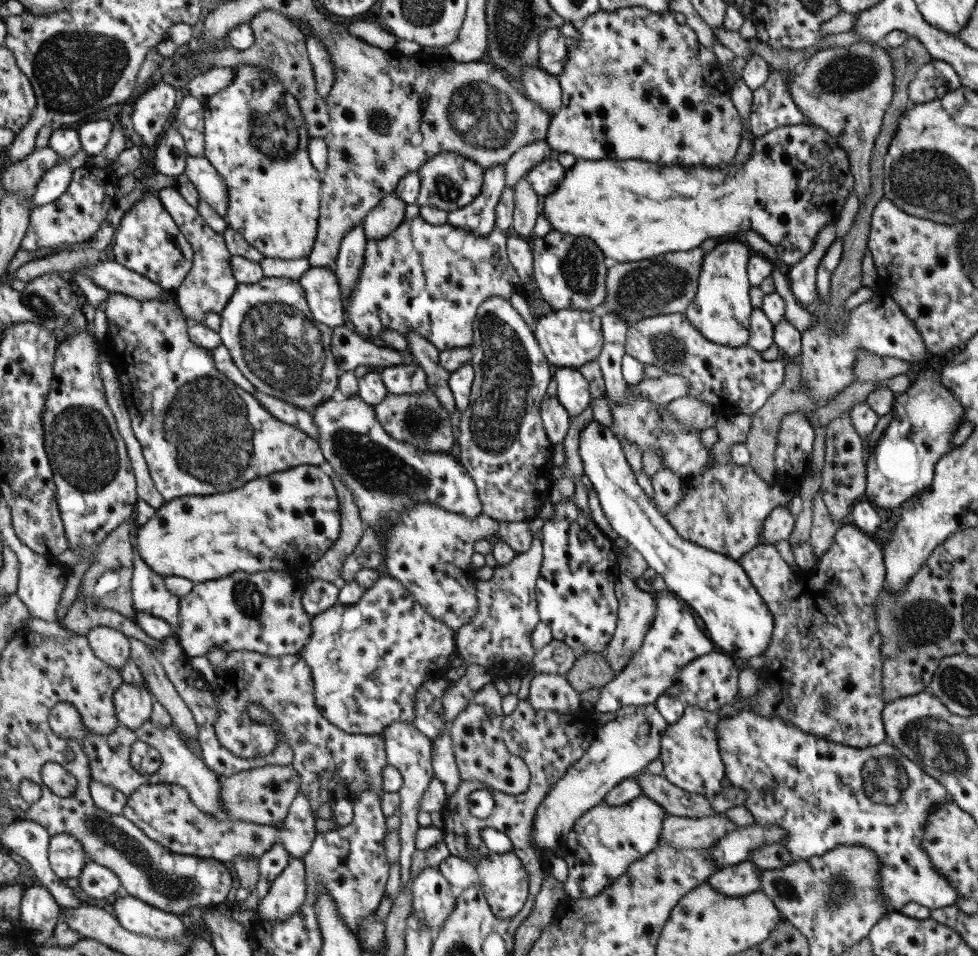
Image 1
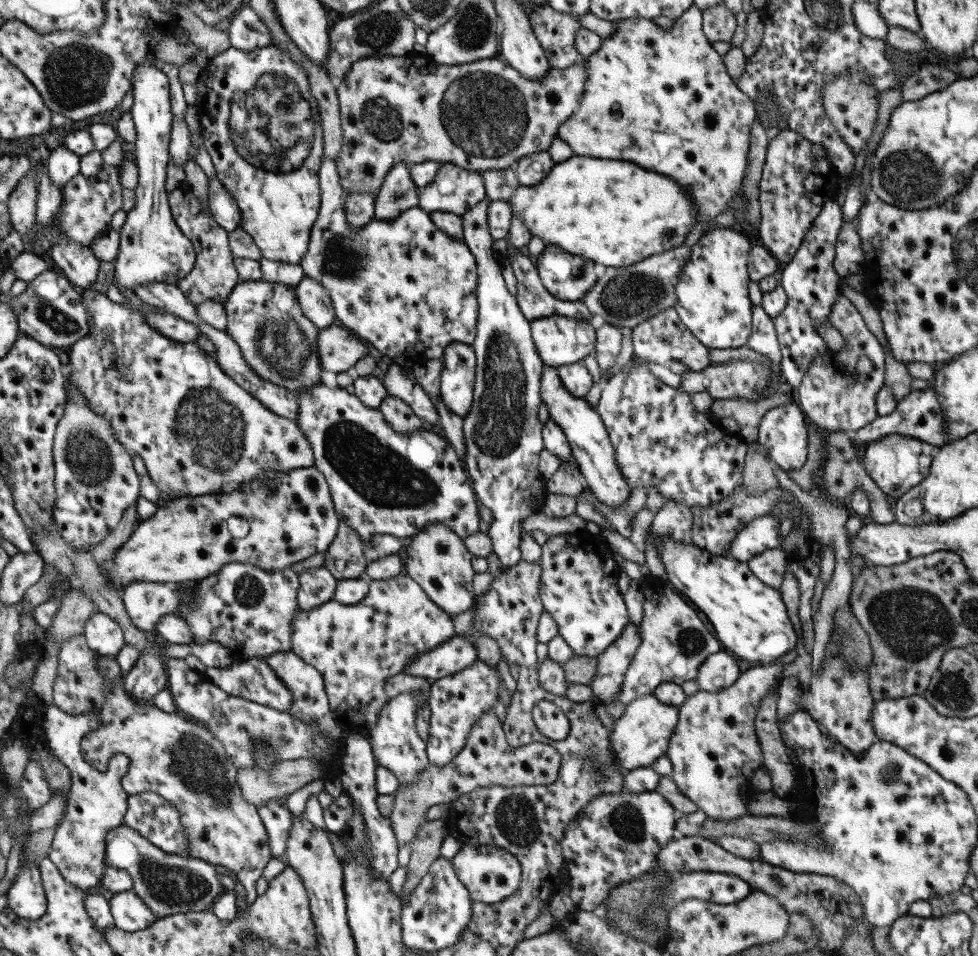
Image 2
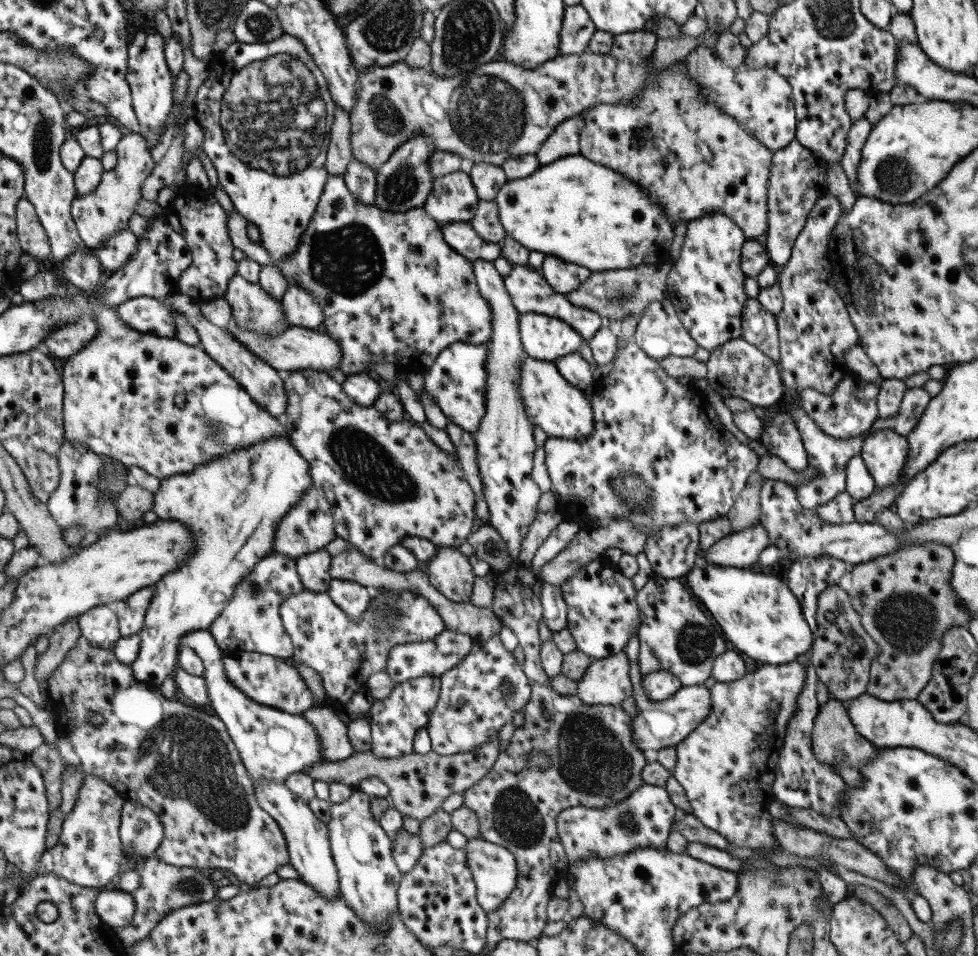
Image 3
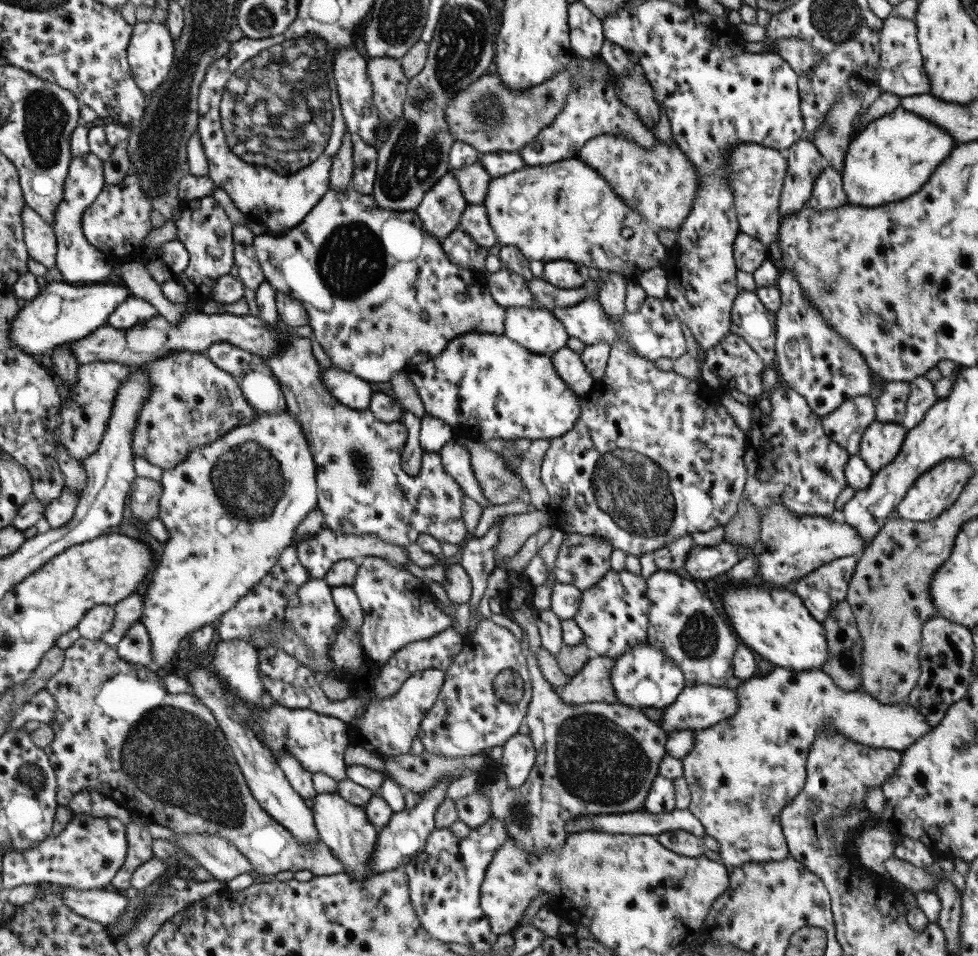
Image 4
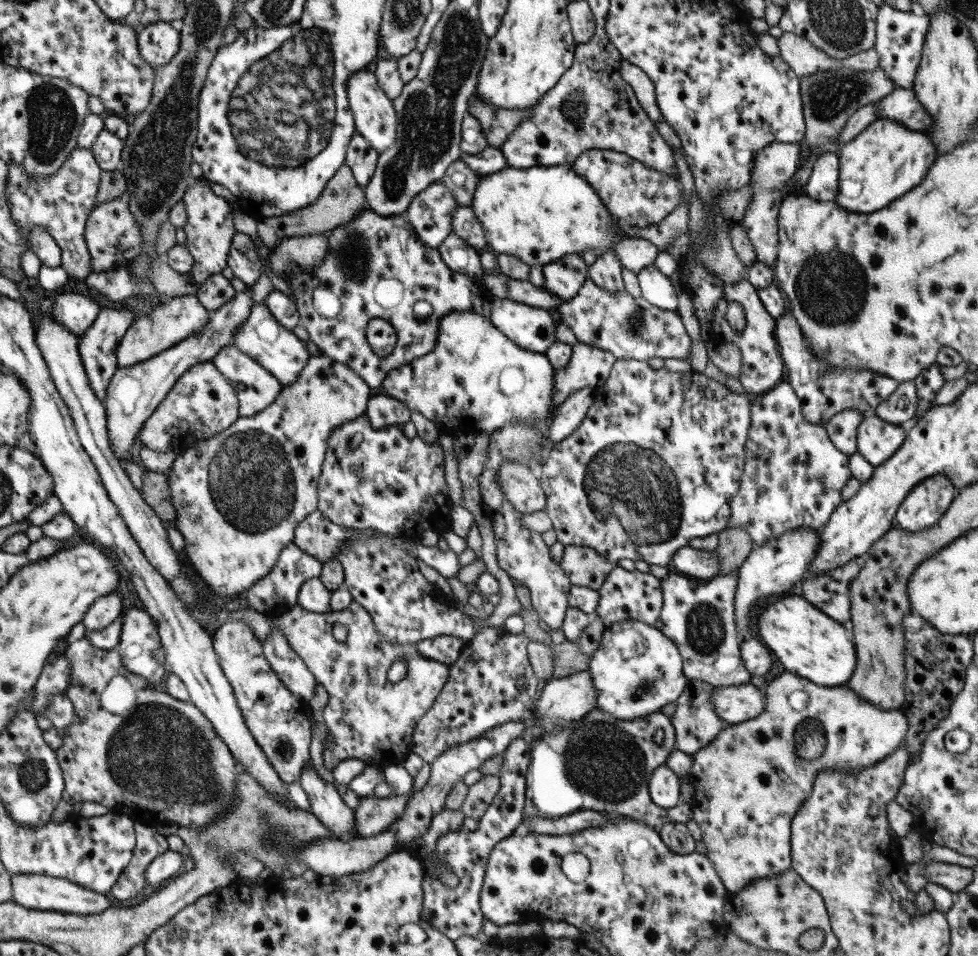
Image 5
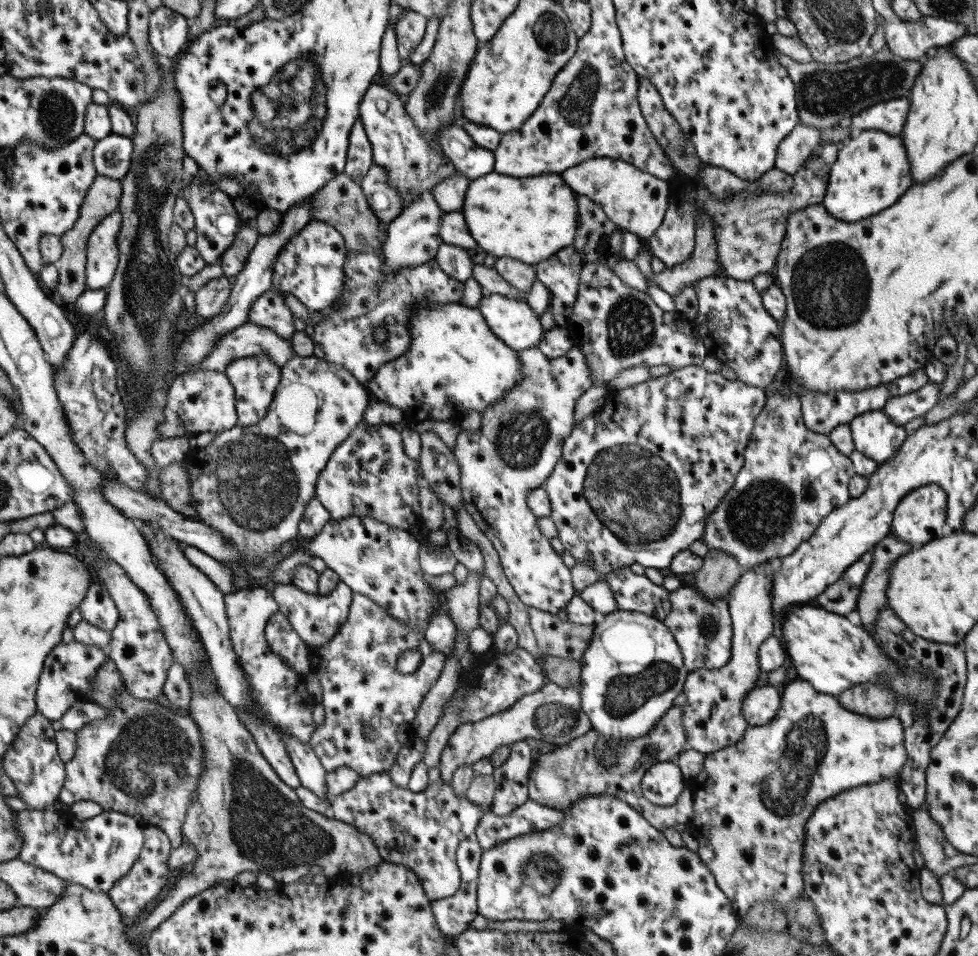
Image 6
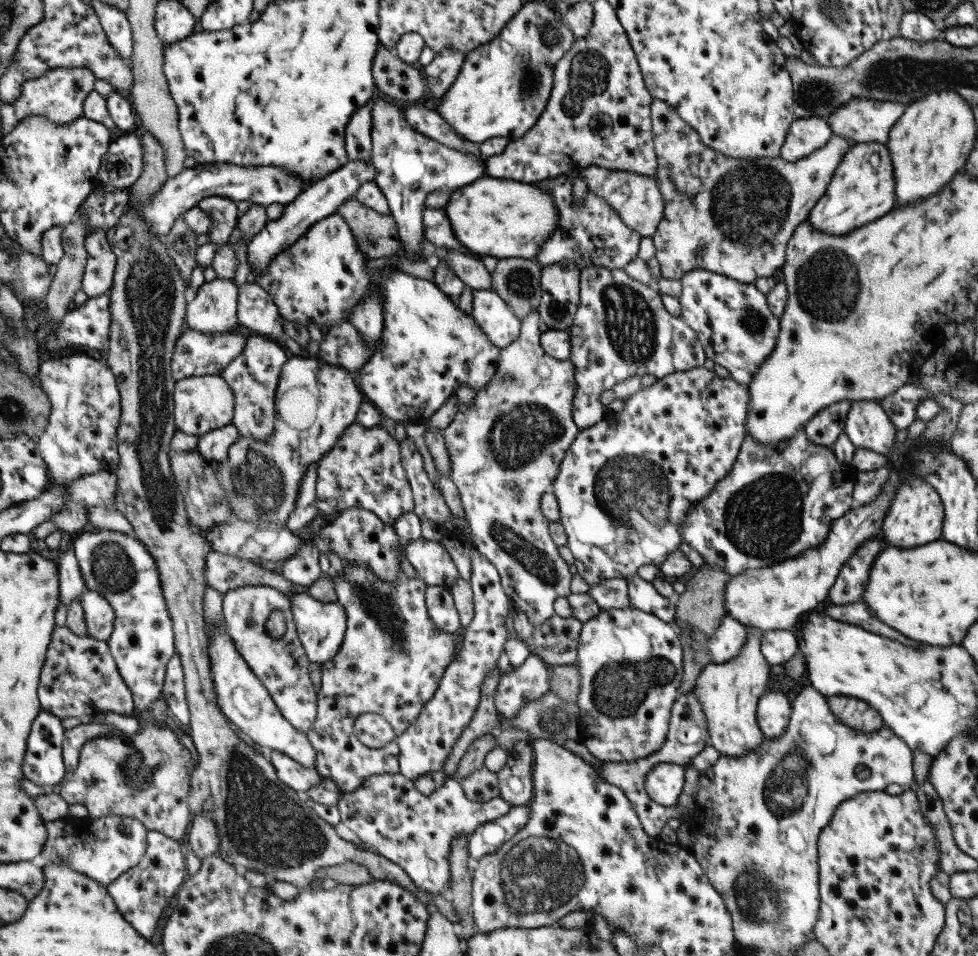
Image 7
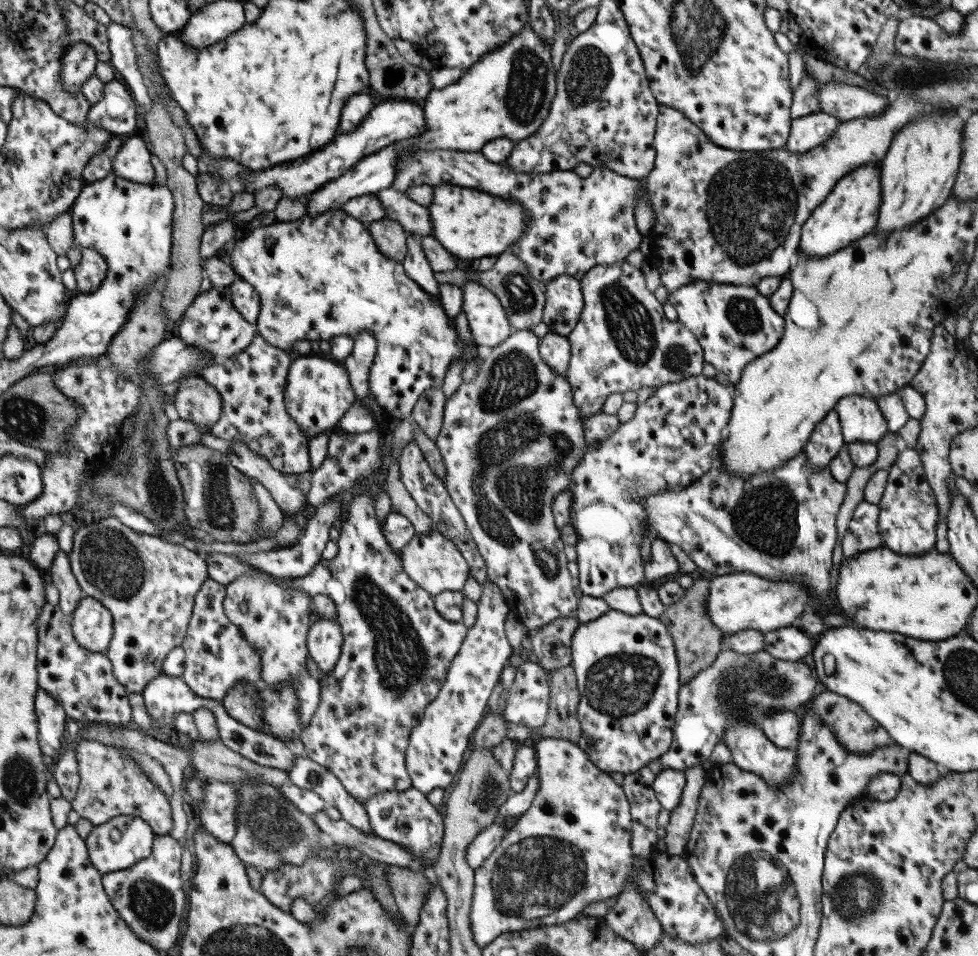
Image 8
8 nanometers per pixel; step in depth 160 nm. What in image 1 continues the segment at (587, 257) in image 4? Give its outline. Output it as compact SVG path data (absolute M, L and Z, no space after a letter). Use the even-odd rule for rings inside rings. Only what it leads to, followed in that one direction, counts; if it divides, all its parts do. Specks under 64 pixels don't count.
M816 125L781 126L767 132L767 134L763 134L763 136L754 137L752 143L749 158L743 164L736 166L731 163L729 166L725 166L723 170L707 170L703 166L684 169L683 166L659 166L659 164L639 160L633 162L631 160L584 160L576 158L575 164L564 170L563 180L556 186L556 189L552 190L551 194L540 197L539 213L543 213L547 217L551 230L555 230L559 234L565 234L565 236L589 238L603 253L604 258L613 258L618 263L635 262L641 259L655 258L663 253L691 250L699 247L703 240L709 238L725 240L725 236L727 236L727 240L742 240L744 232L753 231L775 249L779 259L786 264L793 265L812 249L813 243L815 243L815 239L817 239L817 235L819 235L819 231L823 229L823 226L828 222L835 222L837 212L841 210L841 206L845 204L849 192L854 188L854 179L849 170L849 160L845 156L846 152L835 142L835 138L831 138L821 127Z

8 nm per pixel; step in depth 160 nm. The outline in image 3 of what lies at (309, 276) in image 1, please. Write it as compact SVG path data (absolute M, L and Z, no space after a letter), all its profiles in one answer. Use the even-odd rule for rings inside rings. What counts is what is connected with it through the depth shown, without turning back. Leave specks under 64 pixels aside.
M288 285L280 303L284 321L291 327L317 330L321 326L323 313L315 295L309 289Z

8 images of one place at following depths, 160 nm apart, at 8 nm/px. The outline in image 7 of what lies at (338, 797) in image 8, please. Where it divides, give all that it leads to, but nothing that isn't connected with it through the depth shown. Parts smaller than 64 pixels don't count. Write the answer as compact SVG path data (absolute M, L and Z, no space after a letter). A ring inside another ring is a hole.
M271 750L265 751L265 755L274 766L277 778L285 786L292 788L300 794L320 783L320 780L323 778L316 770L309 770L309 768L305 768L299 763L287 761L286 757L282 757Z

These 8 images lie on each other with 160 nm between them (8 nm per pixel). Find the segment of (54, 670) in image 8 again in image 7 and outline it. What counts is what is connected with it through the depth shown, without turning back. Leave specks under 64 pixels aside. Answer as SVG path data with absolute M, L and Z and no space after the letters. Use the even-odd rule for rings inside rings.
M56 626L55 630L52 630L51 635L49 635L49 645L47 645L44 663L41 666L38 678L37 695L41 710L49 711L63 719L74 717L79 720L87 720L93 714L99 714L99 712L115 712L115 714L127 716L134 713L130 690L119 676L106 642L73 635L65 626Z

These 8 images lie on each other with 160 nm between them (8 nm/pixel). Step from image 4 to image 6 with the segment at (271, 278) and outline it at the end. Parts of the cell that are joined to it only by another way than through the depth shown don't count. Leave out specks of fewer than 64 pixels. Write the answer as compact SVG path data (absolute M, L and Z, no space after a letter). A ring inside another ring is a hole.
M382 247L368 251L347 249L342 270L344 274L343 288L338 297L330 304L331 314L329 313L330 308L321 312L324 317L314 325L314 334L311 338L313 343L311 356L343 367L361 384L367 383L380 366L397 358L407 350L410 343L408 322L410 322L412 308L416 302L426 300L426 302L441 302L443 304L459 303L463 296L463 283L443 272L434 258L419 266L402 266L392 275L384 275L382 273L383 267ZM378 324L383 324L387 330L387 341L381 345L375 343L371 337L373 328Z

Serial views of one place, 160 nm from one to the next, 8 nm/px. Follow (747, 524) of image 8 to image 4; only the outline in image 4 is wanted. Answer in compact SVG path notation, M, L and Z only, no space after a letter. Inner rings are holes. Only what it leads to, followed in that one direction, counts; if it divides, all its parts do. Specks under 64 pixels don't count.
M782 387L773 388L770 390L767 398L770 402L771 411L767 418L761 417L758 413L757 418L751 419L751 425L746 436L745 441L745 450L743 453L743 462L746 466L746 481L744 484L744 489L741 494L741 500L745 498L747 501L751 501L752 505L755 505L757 510L760 512L760 518L764 513L767 505L772 505L773 503L781 503L784 507L787 507L794 515L809 515L809 516L824 516L830 517L831 512L834 510L834 502L837 498L837 495L846 487L846 480L844 477L843 467L847 462L849 454L844 448L841 448L838 444L835 444L824 432L820 423L820 418L816 417L809 408L809 405L806 403L806 400L800 395L797 394L794 390L787 388L784 390Z

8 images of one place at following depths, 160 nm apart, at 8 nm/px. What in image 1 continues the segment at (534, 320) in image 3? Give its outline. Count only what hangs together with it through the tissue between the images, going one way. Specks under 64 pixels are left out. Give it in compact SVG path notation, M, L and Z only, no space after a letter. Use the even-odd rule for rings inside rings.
M561 309L550 311L537 319L533 332L538 347L552 368L577 369L586 362L596 360L602 347L600 314L590 311Z

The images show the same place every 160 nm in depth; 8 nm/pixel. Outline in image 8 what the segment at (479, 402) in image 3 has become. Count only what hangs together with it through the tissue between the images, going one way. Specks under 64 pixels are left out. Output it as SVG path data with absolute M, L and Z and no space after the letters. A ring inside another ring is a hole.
M341 209L331 210L329 212L324 212L323 214L318 214L311 218L306 216L306 214L301 214L299 218L289 221L289 222L279 222L274 221L270 225L260 225L259 228L251 228L247 233L243 232L243 237L239 240L231 240L228 250L219 250L216 256L223 259L229 266L234 270L235 276L237 278L243 279L247 284L250 284L255 292L260 298L260 309L258 312L258 317L255 324L256 334L261 335L261 338L271 346L275 348L287 350L291 348L291 344L296 340L329 340L332 336L346 334L351 338L359 331L369 331L376 340L376 351L374 352L374 357L372 360L372 365L370 366L369 378L367 378L367 386L370 392L371 405L375 409L381 409L382 412L386 412L388 416L394 416L399 419L404 419L405 417L410 417L411 409L413 405L418 401L420 396L426 394L428 388L440 388L443 384L443 379L445 379L445 374L449 365L462 358L469 362L474 358L478 358L478 353L483 350L475 344L472 340L468 343L463 344L458 337L454 321L452 321L442 310L440 302L434 299L429 293L426 293L419 285L416 285L413 280L411 280L407 274L404 273L402 269L402 263L397 261L392 261L391 259L383 256L378 250L377 246L371 235L369 235L369 230L367 226L362 222L359 222L356 218L351 218L347 216L345 212Z

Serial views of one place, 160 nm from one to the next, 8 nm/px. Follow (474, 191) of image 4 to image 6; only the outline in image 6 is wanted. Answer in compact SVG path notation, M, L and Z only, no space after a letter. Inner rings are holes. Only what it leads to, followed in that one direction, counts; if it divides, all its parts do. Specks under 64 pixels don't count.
M455 171L455 174L445 177L442 181L437 181L430 191L444 213L461 211L465 191L470 181L465 175Z

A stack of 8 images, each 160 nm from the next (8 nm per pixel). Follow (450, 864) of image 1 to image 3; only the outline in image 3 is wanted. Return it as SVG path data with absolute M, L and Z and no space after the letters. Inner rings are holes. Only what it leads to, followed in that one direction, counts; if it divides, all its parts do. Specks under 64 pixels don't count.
M481 838L468 839L461 850L465 851L465 855L467 855L467 868L470 870L476 888L476 903L486 913L490 913L501 906L515 884L513 855L505 848L485 842Z

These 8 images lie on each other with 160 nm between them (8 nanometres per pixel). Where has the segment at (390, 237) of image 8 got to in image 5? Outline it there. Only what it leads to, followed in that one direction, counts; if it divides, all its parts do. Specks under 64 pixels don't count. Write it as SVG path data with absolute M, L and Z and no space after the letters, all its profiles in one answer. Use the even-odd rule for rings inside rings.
M343 164L335 172L335 175L326 182L318 199L303 210L294 210L291 213L285 213L283 216L256 221L257 236L270 249L289 237L325 234L329 230L337 228L339 224L350 221L365 206L362 187L353 179L351 170Z

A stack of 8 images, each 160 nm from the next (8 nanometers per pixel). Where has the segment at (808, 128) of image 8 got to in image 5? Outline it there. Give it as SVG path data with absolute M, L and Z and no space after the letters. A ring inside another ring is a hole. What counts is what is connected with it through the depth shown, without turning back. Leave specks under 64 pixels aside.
M800 142L771 143L755 154L753 172L748 185L752 190L748 205L744 210L742 220L738 224L743 228L745 235L752 244L756 254L756 261L771 266L775 260L778 237L776 214L780 202L784 199L780 188L795 174L799 165Z

